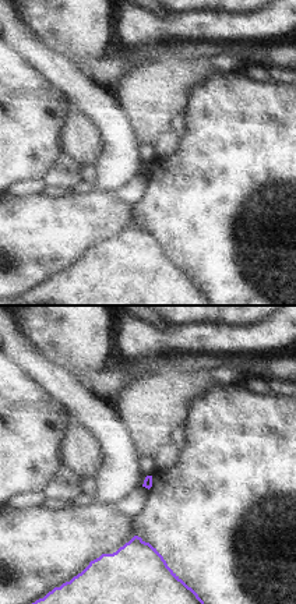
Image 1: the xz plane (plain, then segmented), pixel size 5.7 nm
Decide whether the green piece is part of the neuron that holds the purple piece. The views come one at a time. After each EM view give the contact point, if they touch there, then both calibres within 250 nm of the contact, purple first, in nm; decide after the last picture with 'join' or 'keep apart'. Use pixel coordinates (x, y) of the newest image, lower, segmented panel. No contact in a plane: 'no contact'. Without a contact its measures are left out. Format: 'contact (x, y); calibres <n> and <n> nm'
no contact

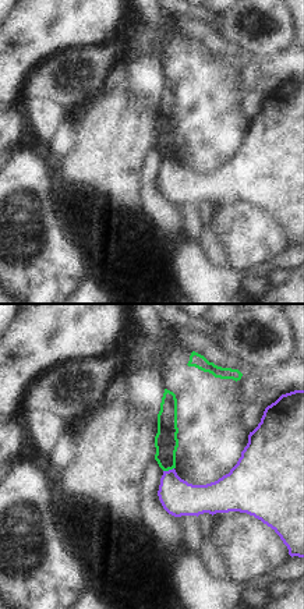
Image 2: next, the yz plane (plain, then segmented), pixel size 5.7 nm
contact (169, 470); calibres 200 and 140 nm

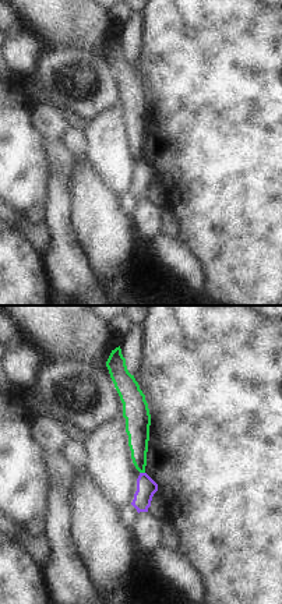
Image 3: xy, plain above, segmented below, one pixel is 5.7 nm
contact (143, 473); calibres 110 and 130 nm

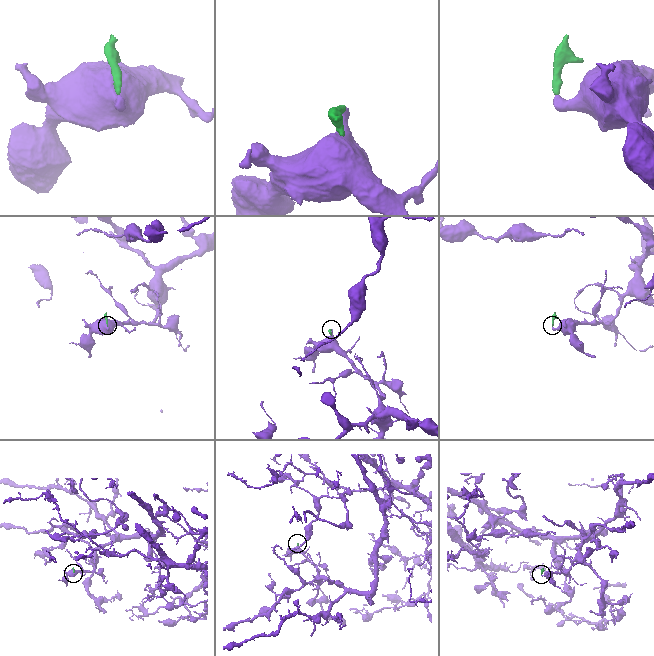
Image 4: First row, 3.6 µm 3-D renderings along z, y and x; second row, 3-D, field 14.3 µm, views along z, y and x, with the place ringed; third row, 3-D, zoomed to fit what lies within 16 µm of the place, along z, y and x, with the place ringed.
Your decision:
keep apart

